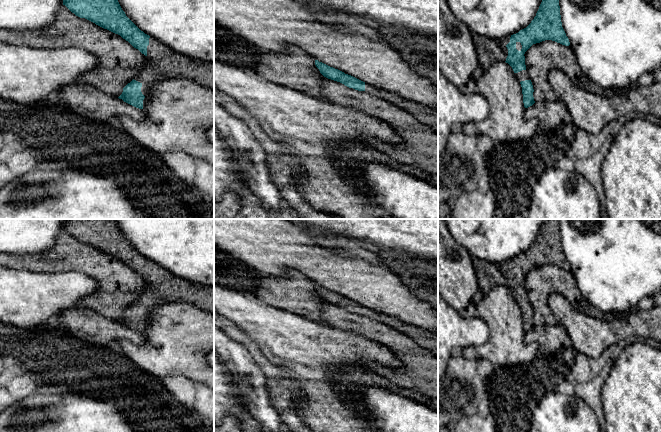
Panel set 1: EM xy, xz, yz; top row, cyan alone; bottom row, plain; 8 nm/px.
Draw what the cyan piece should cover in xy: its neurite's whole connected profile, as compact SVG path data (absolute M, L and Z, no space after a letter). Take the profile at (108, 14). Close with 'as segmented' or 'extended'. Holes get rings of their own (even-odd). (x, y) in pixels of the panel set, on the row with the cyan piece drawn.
M63 0L63 5L76 16L85 18L104 29L120 35L147 57L146 66L123 88L122 94L118 97L124 102L143 109L149 100L149 92L152 86L167 78L191 79L214 90L214 62L185 57L145 34L126 16L118 0Z; extended

